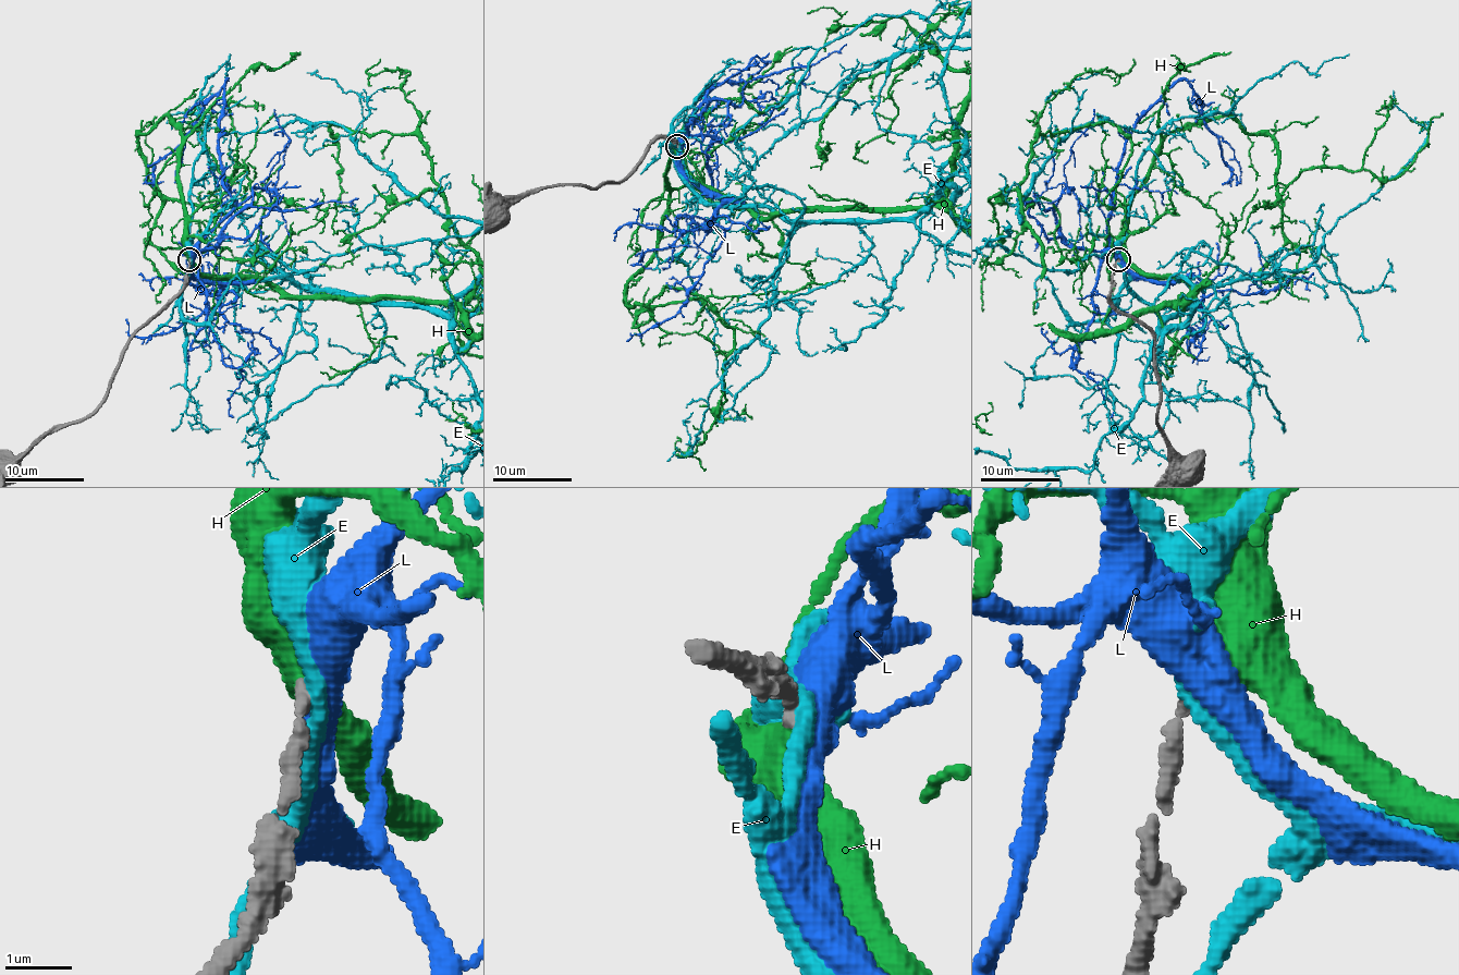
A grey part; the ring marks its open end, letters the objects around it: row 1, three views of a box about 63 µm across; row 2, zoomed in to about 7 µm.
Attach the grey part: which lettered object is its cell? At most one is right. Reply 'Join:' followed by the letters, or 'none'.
Join: H

